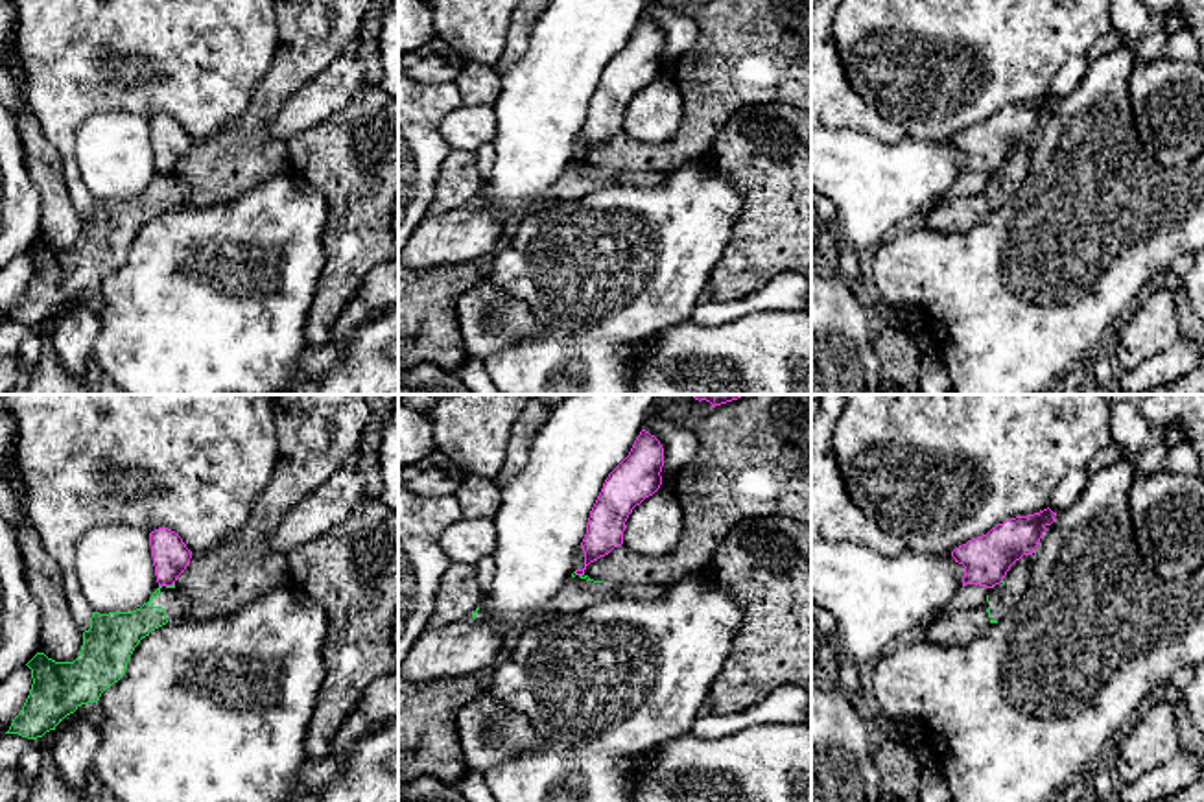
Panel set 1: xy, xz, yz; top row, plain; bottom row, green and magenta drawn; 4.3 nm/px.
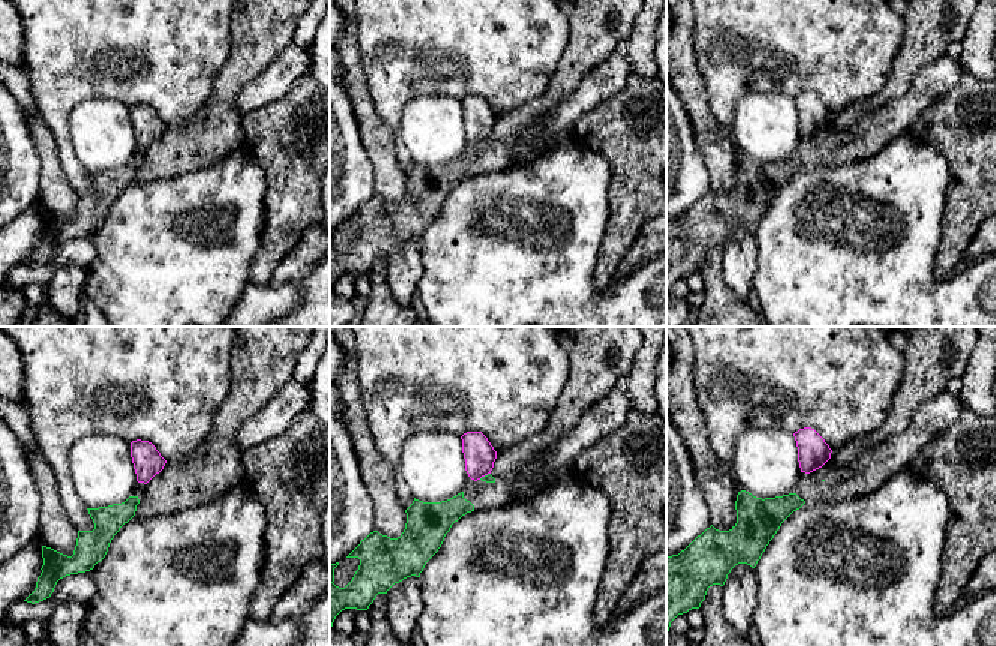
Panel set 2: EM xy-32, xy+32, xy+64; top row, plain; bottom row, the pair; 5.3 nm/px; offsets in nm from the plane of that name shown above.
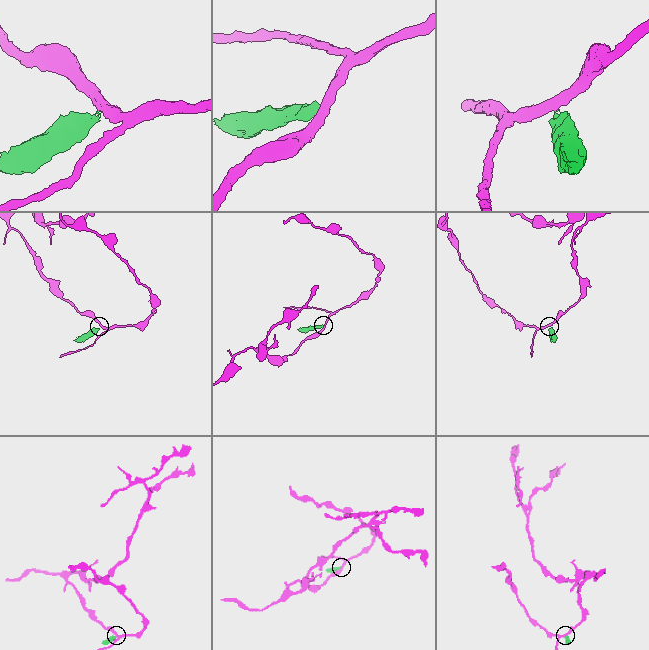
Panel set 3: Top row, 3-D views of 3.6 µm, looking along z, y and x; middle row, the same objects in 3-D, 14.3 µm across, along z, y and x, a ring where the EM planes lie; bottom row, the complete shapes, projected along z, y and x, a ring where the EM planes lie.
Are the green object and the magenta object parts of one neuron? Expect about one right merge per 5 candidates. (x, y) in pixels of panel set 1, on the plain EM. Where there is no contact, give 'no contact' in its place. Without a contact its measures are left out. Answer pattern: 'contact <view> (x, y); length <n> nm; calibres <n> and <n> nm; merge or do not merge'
contact xy (172, 172); length 40 nm; calibres 20 and 160 nm; do not merge

